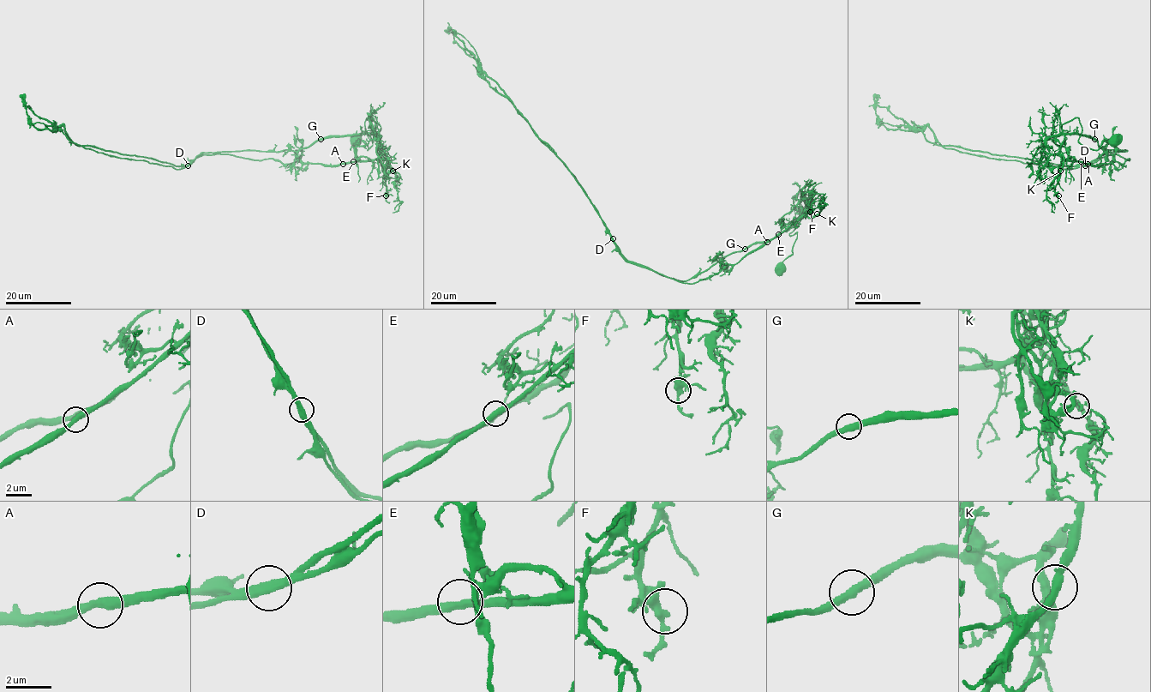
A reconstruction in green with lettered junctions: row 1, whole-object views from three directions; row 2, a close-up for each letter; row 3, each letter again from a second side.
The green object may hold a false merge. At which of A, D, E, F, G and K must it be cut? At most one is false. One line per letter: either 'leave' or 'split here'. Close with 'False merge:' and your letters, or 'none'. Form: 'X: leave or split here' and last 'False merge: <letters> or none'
A: leave
D: split here
E: leave
F: leave
G: leave
K: leave
False merge: D

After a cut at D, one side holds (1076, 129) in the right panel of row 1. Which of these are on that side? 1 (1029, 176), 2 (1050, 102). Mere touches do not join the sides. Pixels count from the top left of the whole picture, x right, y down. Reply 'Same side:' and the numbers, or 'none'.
Same side: 1

